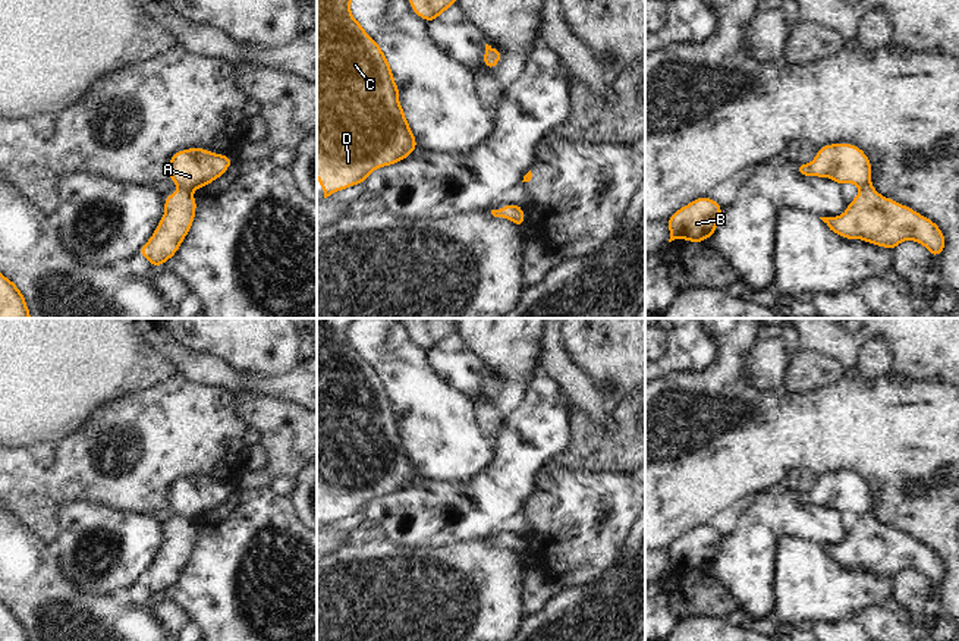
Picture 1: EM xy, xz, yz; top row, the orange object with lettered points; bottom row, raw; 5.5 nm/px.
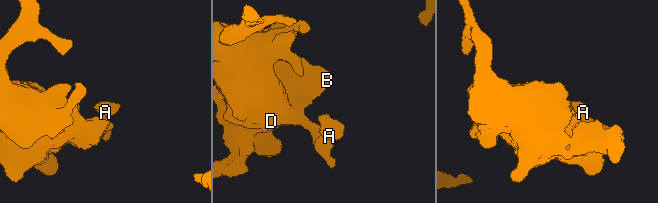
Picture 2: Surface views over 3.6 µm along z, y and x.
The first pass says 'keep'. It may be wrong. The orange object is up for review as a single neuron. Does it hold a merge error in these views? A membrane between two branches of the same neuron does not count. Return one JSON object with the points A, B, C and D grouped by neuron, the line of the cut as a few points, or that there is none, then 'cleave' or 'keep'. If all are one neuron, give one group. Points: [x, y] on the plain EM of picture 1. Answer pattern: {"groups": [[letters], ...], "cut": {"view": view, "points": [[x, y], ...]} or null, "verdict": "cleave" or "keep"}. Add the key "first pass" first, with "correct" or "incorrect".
{"first pass": "incorrect", "groups": [["A"], ["B", "C", "D"]], "cut": {"view": "xy", "points": [[181, 517], [191, 521]]}, "verdict": "cleave"}

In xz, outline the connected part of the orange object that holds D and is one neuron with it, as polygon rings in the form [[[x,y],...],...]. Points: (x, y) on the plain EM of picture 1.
[[[317,318],[317,506],[324,527],[364,512],[374,499],[405,488],[418,474],[381,376],[352,345],[350,330],[358,320]]]

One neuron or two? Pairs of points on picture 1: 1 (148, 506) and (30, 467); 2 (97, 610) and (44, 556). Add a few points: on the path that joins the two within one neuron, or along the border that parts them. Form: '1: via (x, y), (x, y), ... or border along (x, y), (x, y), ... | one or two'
1: via (119, 477), (106, 467), (59, 467) | one
2: via (81, 606), (47, 572) | one

